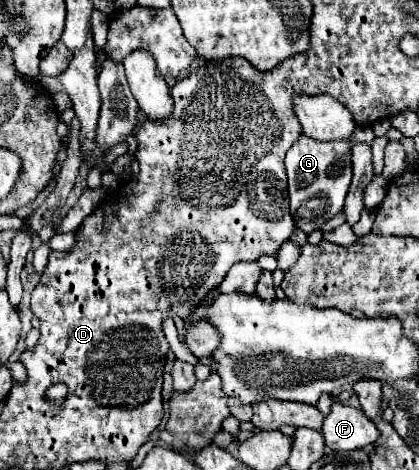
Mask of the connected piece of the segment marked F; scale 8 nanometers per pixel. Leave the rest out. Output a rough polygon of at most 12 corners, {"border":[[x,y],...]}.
{"border":[[334,402],[322,422],[332,450],[360,450],[380,432],[362,410]]}

